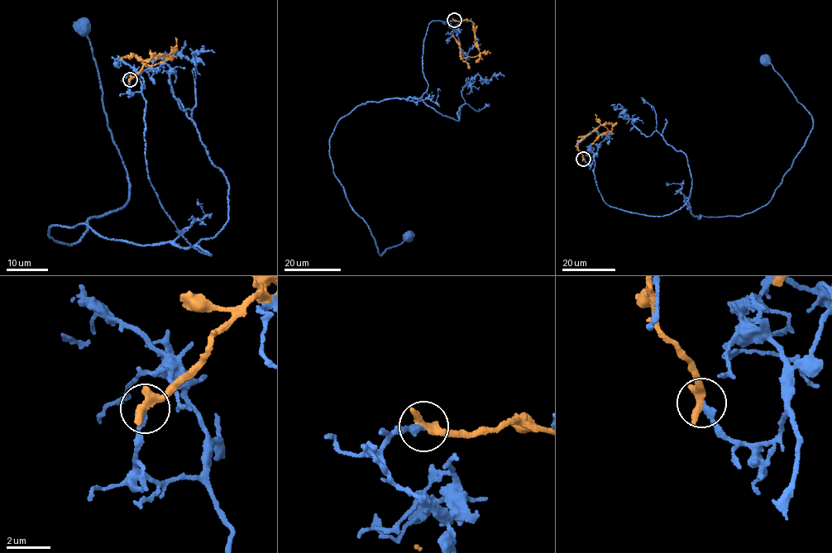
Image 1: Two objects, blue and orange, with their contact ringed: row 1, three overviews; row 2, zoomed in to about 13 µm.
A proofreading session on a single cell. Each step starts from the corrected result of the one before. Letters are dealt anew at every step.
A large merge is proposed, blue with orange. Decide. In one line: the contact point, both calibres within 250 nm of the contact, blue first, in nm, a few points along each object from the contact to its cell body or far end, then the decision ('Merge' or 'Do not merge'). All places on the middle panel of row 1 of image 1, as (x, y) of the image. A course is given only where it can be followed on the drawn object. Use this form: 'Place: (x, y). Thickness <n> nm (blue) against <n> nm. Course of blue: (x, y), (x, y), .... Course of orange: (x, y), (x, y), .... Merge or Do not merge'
Place: (454, 20). Thickness 320 nm (blue) against 500 nm. Course of blue: (453, 21), (453, 30), (430, 23), (419, 97), (355, 107), (330, 138), (333, 174), (377, 250), (406, 237). Course of orange: (453, 21), (473, 22), (480, 54), (461, 58), (460, 47), (452, 35). Do not merge

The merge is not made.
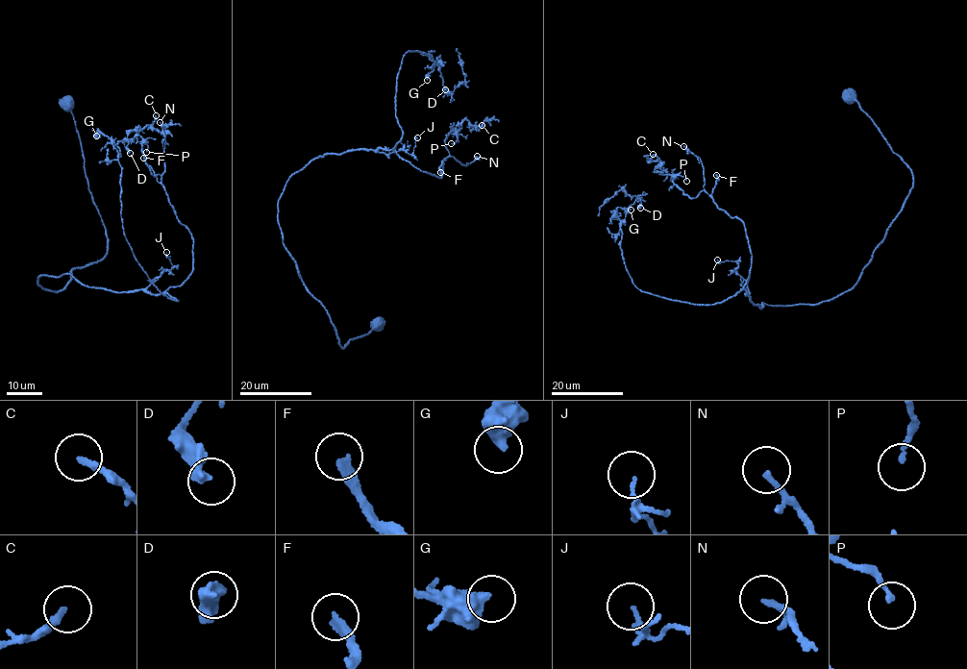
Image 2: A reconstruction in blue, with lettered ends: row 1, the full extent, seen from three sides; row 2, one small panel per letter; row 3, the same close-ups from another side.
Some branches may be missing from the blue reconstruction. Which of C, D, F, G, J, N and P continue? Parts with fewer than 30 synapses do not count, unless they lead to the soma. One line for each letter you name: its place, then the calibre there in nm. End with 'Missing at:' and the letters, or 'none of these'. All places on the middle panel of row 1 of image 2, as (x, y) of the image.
F: Place: (440, 172). Thickness 300 nm
N: Place: (477, 156). Thickness 170 nm
Missing at: F, N

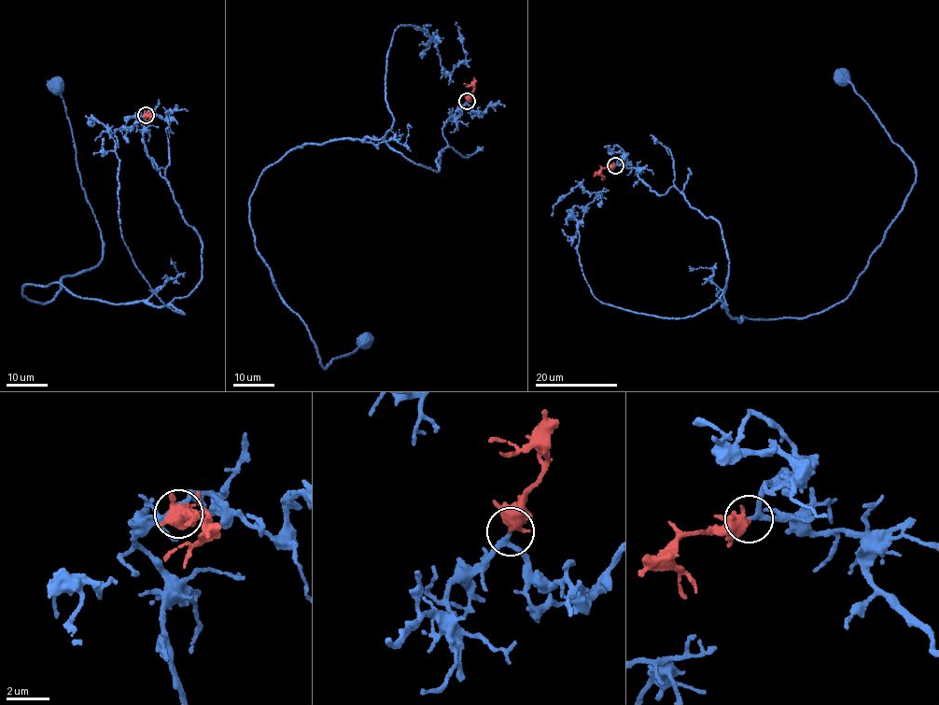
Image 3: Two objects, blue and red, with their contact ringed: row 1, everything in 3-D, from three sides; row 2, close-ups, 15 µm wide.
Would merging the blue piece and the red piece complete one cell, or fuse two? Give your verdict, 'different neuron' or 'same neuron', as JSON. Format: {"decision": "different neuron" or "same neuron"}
{"decision": "same neuron"}

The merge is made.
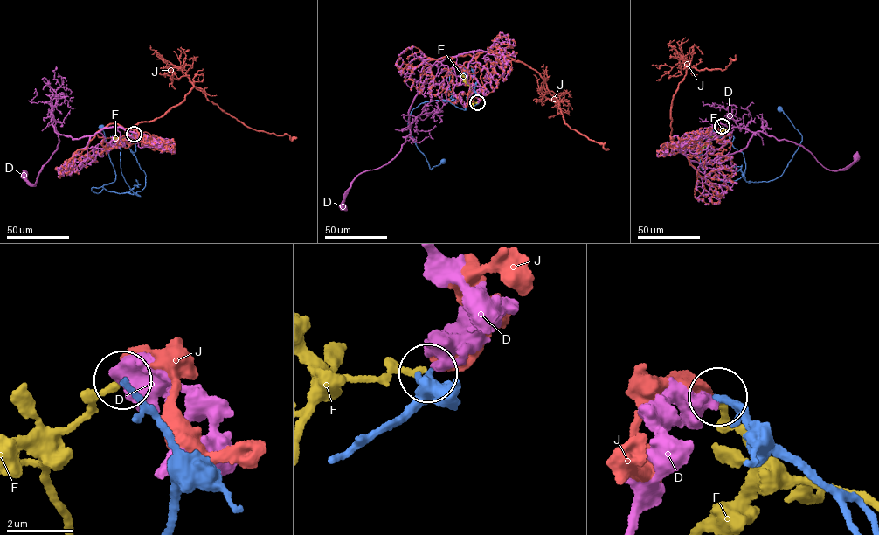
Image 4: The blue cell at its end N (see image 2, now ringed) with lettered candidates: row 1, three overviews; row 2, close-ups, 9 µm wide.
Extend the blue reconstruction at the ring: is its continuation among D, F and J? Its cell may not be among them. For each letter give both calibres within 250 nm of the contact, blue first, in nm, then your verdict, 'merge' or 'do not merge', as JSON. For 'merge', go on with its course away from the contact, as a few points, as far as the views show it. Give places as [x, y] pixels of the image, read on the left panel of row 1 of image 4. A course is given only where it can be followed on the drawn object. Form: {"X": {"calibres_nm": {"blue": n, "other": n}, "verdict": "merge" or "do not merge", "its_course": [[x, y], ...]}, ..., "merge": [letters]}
{"D": {"calibres_nm": {"blue": 140, "other": 500}, "verdict": "do not merge"}, "F": {"calibres_nm": {"blue": 140, "other": 130}, "verdict": "do not merge"}, "J": {"calibres_nm": {"blue": 160, "other": 550}, "verdict": "do not merge"}, "merge": []}

